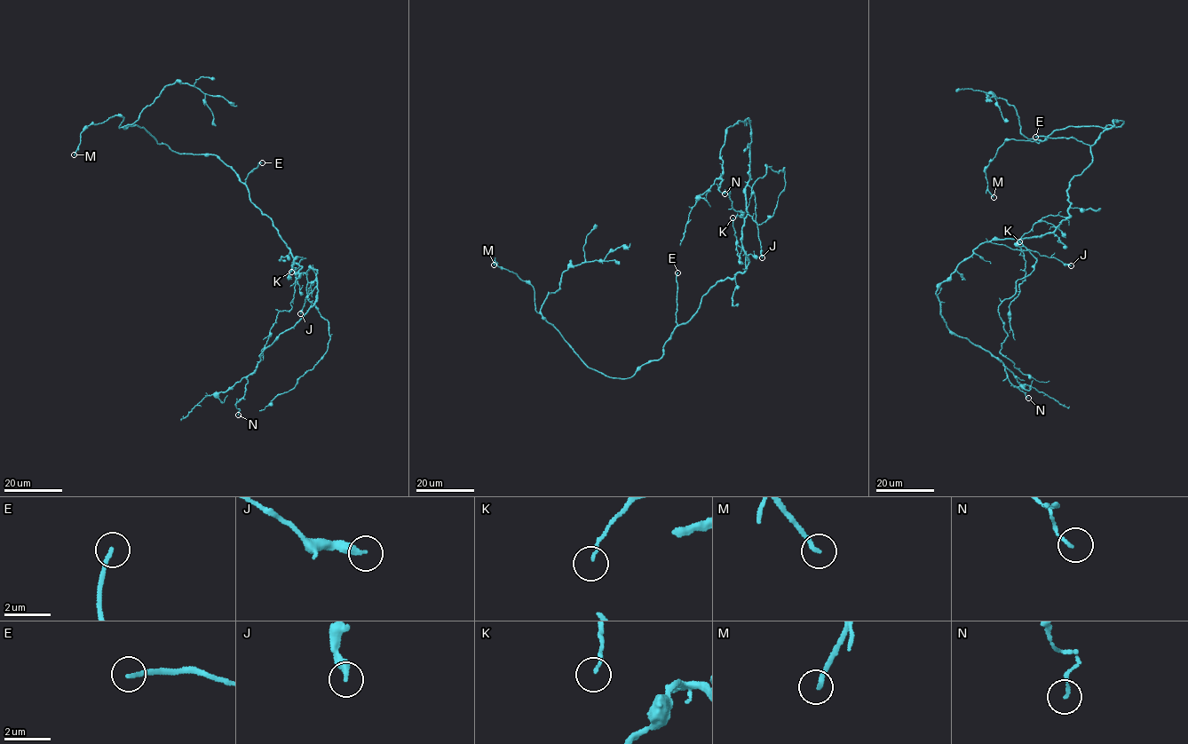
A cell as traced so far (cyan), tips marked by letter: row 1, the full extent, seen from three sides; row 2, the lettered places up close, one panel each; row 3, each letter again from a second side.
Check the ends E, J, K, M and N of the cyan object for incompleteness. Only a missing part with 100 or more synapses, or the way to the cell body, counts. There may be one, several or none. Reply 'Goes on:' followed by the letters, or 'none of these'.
Goes on: E

